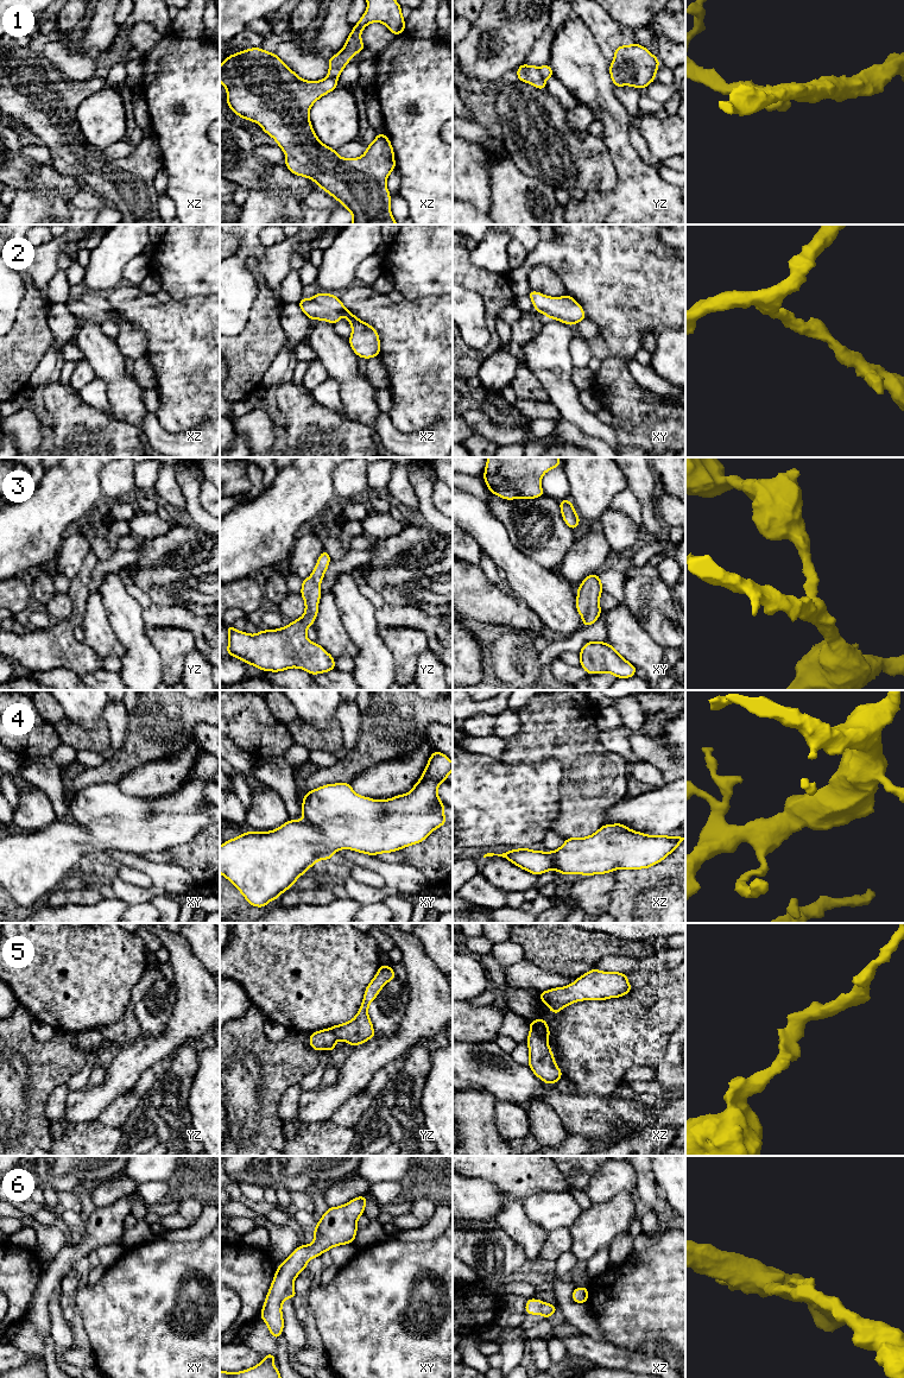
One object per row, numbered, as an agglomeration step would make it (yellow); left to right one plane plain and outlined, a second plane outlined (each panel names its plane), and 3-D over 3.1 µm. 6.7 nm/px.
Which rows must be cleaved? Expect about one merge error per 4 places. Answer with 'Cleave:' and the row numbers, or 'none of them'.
Cleave: 5

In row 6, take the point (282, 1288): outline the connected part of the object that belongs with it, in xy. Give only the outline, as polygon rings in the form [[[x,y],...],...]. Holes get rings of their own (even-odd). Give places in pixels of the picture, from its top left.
[[[358,1196],[346,1205],[329,1207],[314,1228],[314,1241],[298,1246],[276,1270],[260,1317],[272,1336],[278,1340],[284,1329],[282,1307],[286,1298],[298,1297],[293,1289],[296,1277],[314,1257],[330,1249],[354,1243],[358,1219],[364,1214],[367,1197]]]

